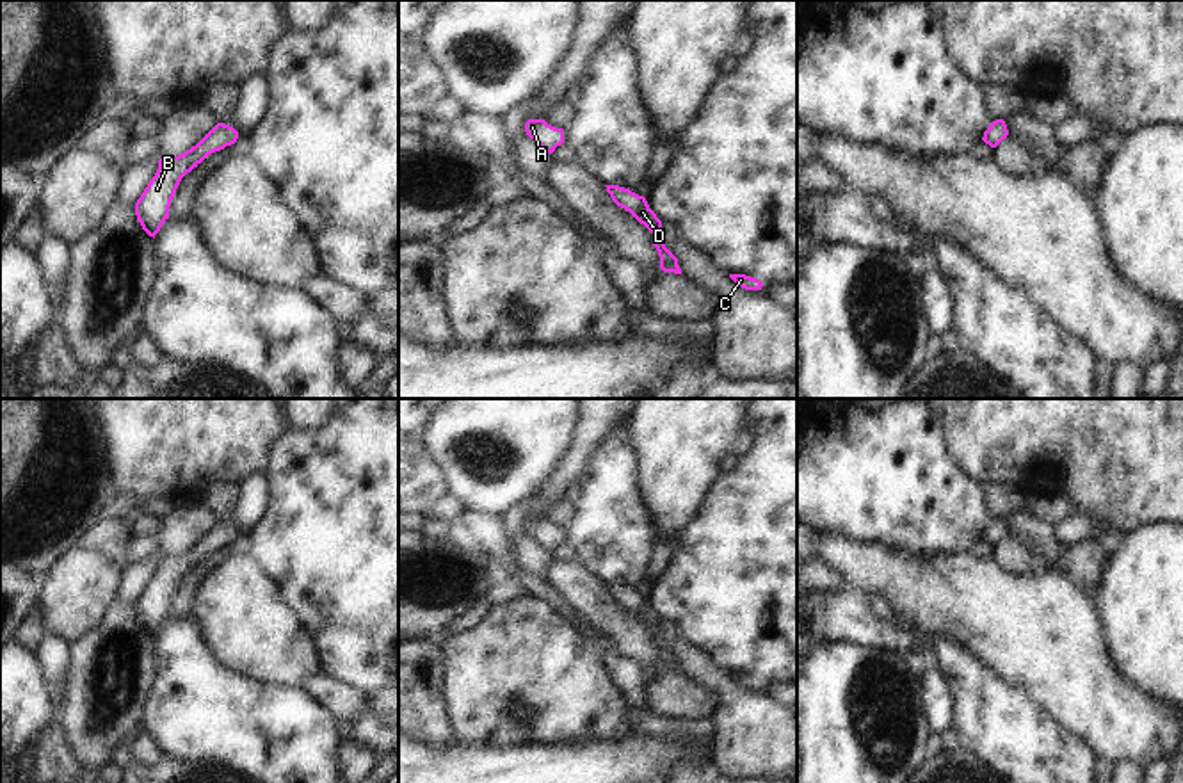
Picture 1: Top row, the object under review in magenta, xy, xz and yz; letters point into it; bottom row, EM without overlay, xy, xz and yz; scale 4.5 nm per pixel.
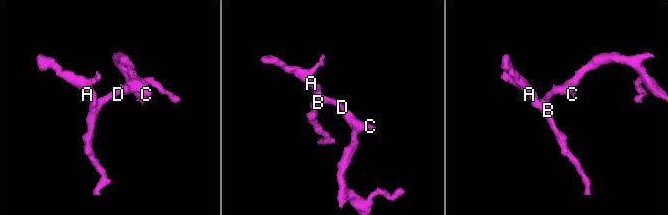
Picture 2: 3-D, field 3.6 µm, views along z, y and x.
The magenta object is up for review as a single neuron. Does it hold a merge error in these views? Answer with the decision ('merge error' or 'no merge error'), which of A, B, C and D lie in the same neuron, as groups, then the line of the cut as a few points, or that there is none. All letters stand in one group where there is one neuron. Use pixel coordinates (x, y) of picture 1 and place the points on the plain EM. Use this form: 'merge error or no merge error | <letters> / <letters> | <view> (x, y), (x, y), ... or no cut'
no merge error | A B C D | no cut

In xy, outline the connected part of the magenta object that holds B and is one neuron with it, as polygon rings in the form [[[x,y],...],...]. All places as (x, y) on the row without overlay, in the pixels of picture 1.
[[[217,521],[196,545],[178,555],[158,559],[158,568],[135,601],[135,614],[142,628],[155,637],[162,623],[169,618],[171,598],[181,577],[197,566],[210,552],[235,543],[238,530],[224,521]]]

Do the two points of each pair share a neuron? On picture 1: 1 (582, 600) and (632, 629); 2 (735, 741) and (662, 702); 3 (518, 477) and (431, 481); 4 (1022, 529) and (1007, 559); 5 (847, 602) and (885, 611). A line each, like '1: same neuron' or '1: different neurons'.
1: same neuron
2: different neurons
3: different neurons
4: different neurons
5: different neurons

